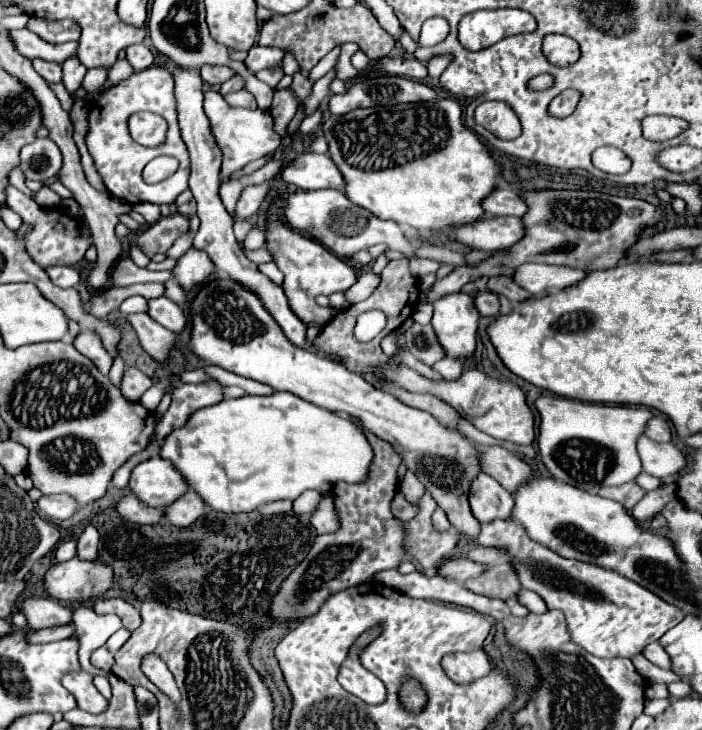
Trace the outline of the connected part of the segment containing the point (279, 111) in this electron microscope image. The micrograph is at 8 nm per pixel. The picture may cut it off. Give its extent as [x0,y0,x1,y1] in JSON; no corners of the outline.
[269,87,297,137]

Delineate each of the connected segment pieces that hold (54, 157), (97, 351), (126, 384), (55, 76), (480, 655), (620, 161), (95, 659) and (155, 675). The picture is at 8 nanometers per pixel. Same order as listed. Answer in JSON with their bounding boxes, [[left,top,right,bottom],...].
[[21,137,61,181],[73,331,113,375],[121,367,153,401],[33,59,61,83],[441,651,493,684],[593,147,631,175],[91,647,115,675],[141,653,181,703]]

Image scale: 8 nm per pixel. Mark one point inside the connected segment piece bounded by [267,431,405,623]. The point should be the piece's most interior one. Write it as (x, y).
(370, 540)

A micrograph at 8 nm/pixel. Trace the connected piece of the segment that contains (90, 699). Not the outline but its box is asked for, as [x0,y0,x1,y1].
[63,673,109,713]

